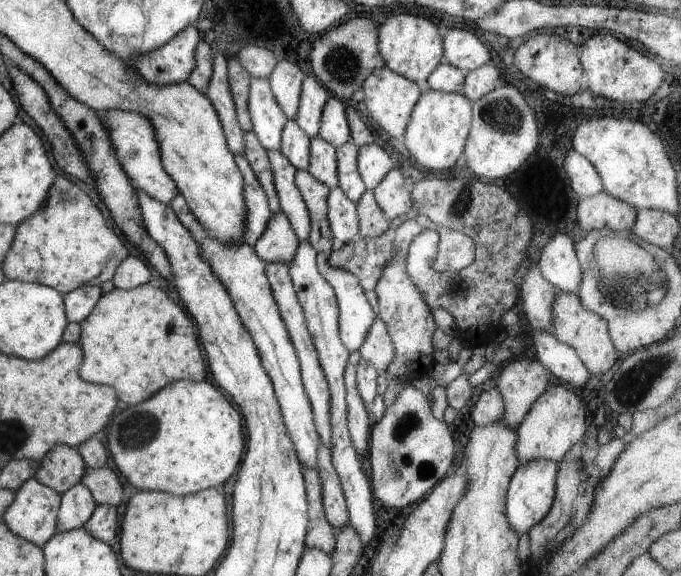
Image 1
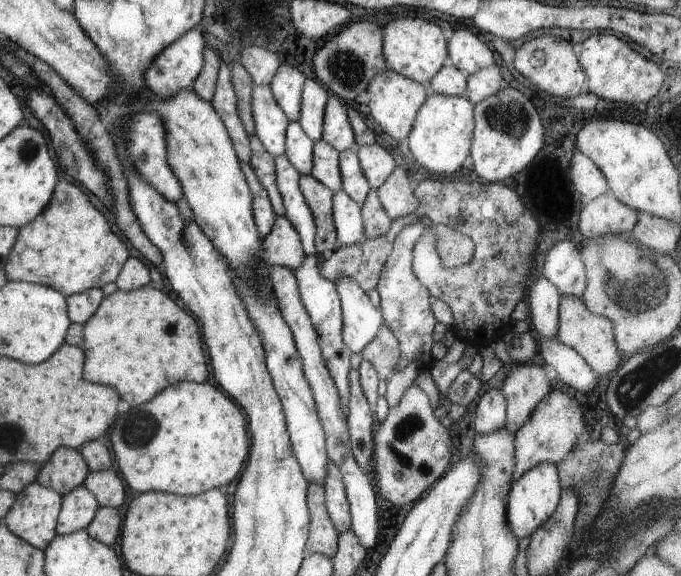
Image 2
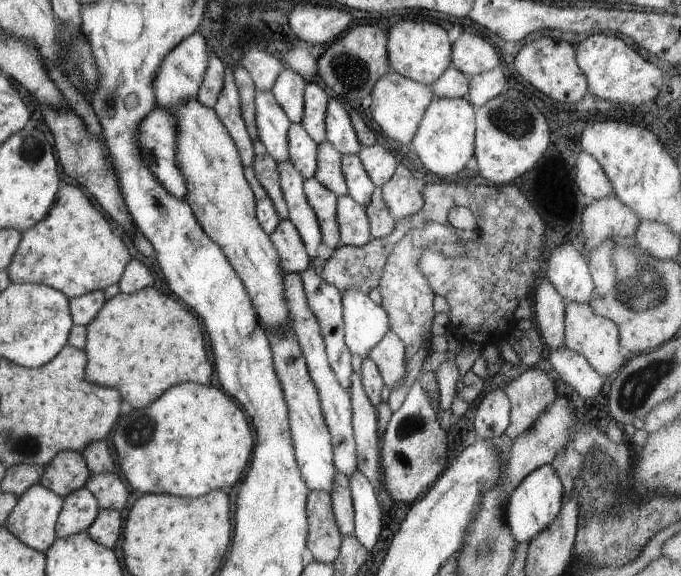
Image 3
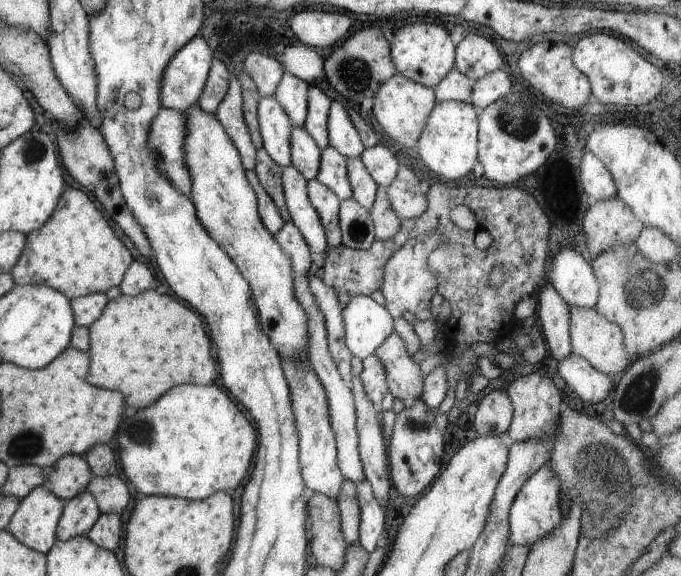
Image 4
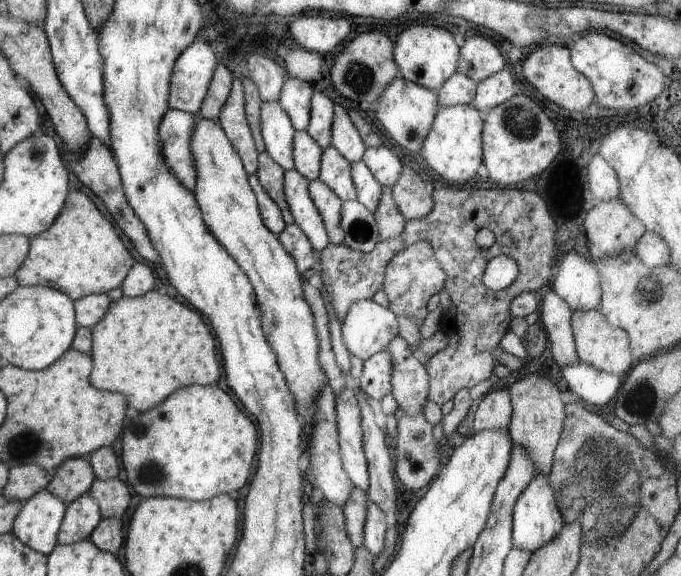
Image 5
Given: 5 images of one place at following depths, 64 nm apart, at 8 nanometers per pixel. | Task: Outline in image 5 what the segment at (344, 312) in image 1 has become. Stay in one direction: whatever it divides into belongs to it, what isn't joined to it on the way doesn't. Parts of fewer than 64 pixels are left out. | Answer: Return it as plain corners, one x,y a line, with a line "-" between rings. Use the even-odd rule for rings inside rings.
358,300
342,322
342,336
348,352
366,361
388,348
398,328
398,318
388,308
373,300

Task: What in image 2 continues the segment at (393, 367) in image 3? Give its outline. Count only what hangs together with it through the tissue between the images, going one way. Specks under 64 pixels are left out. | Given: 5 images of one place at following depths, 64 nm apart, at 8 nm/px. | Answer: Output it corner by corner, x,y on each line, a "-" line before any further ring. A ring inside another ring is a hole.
383,325
378,335
362,350
362,357
370,362
385,382
398,371
401,351
394,334

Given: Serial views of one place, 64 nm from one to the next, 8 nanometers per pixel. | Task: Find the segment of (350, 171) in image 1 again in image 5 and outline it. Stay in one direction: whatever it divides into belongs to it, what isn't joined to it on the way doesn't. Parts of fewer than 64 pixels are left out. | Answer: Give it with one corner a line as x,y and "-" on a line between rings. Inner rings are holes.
363,161
351,164
351,178
356,188
357,200
360,204
364,204
370,213
376,212
378,204
380,204
380,196
382,196
382,184
374,178
372,172

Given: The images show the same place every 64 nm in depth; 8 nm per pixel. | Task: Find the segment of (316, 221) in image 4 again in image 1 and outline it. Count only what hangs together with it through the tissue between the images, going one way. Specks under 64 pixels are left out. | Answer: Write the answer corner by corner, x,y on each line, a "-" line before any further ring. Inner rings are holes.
272,150
272,152
268,152
268,158
270,158
274,187
282,213
294,228
299,242
308,242
312,224
310,224
310,214
306,208
306,202
302,199
302,194
296,186
297,170
280,152

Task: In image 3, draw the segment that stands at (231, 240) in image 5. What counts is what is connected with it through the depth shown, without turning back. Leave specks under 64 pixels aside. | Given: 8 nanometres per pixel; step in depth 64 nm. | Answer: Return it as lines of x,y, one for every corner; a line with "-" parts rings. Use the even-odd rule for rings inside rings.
192,97
191,99
185,100
183,103
178,103
177,105
172,105
170,109
166,109
177,121
177,133
175,134
175,143
176,143
176,152
175,152
175,163
178,165
179,171
182,173
184,180
186,181
187,193
185,196
185,200
192,207
194,216
198,221
198,224
204,229
204,232
210,237
210,240
213,240
222,250
223,253
227,256
227,259
232,262
232,266
234,266
234,270
238,273
238,276
242,279
242,282
245,284
247,291
249,292
252,304
257,312
257,316
264,326
264,330
266,327
270,327
271,329
278,329
279,331
285,331
286,329
290,329
291,325
289,324
289,320
287,316
289,315
289,311
287,310
287,303
283,300
283,295
281,292
283,291
283,269
280,268
279,265
279,256
275,248
273,247
272,241
270,240
269,234
266,234
258,219
255,215
255,206
256,199
251,186
248,184
244,174
244,166
241,163
241,158
236,148
234,139
230,136
226,127
222,124
222,121
218,118
218,115
215,113
213,108
207,107
204,103
201,103
197,97

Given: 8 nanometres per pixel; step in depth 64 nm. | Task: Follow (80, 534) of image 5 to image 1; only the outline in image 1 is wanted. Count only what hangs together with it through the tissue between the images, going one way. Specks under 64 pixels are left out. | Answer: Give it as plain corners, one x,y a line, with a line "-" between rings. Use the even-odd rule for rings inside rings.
82,482
72,486
68,492
61,495
61,504
57,514
57,533
70,532
70,530
84,527
97,506
90,490

